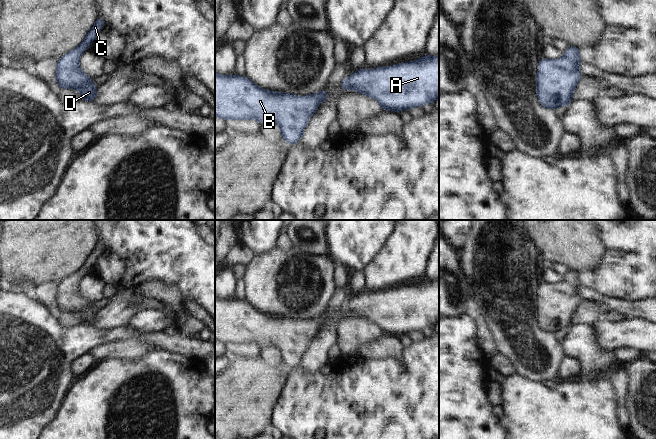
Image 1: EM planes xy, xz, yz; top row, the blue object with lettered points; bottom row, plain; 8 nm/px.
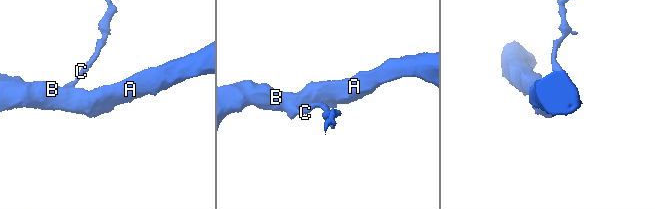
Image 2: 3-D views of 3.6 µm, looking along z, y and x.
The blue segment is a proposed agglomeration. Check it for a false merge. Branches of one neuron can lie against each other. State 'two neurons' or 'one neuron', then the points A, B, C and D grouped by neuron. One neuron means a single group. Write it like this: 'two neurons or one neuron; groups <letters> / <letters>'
one neuron; groups A B C D

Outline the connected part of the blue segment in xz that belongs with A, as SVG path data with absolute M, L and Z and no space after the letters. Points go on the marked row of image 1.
M426 55L410 63L398 63L394 66L376 69L358 69L354 74L342 80L343 90L356 90L376 99L380 108L389 111L407 111L411 107L422 107L439 98L439 56Z

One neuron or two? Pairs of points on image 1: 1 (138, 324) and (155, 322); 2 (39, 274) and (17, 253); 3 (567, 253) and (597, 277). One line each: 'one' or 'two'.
1: one
2: one
3: two

